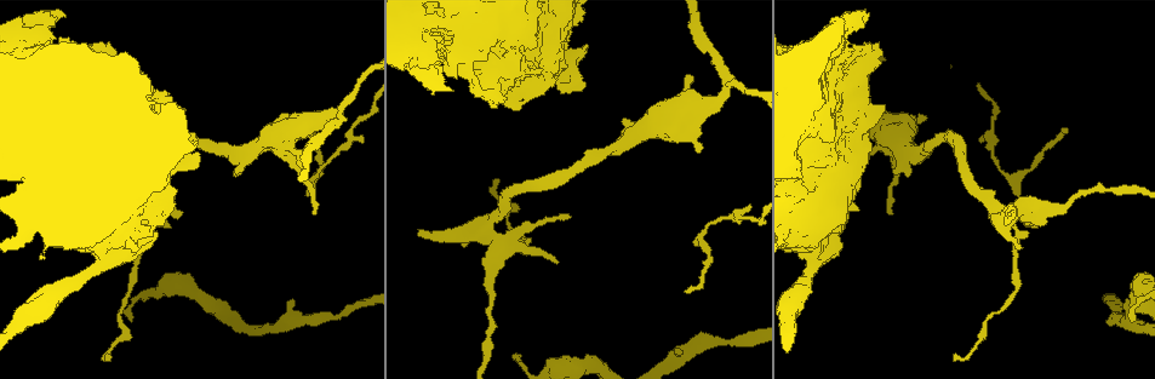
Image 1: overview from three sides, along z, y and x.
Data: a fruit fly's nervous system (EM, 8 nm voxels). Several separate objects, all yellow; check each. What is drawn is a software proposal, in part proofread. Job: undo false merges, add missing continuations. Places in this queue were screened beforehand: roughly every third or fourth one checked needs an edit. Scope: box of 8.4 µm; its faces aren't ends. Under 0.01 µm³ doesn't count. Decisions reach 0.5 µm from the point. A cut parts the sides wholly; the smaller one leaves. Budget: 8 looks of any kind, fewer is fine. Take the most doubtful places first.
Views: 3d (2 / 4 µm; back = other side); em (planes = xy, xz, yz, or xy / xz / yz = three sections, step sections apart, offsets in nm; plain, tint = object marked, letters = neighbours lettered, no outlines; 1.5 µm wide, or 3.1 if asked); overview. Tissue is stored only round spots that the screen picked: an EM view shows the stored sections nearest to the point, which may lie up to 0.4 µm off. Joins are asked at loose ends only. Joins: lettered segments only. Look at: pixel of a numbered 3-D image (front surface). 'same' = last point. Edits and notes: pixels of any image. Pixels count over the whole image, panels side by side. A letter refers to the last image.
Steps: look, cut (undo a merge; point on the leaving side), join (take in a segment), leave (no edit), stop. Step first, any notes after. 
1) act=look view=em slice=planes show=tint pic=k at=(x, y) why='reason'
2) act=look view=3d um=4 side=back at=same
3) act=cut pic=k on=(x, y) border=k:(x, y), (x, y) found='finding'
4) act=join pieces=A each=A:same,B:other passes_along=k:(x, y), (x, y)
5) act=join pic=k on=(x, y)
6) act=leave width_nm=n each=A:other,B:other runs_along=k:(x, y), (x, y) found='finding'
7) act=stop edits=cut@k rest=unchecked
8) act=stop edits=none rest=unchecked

act=look view=em slice=yz step=4 show=letters pic=1 at=(340, 112) why='small branch off a trunk'

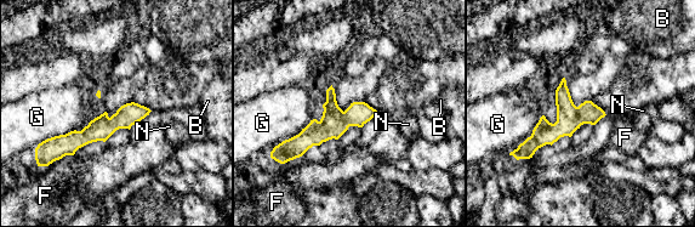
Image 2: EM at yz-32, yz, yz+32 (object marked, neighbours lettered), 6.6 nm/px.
act=leave longest_contact=G:500nm each=B:other,F:other,G:other,N:other border=2:(104, 111), (80, 130), (39, 143) found='one cell here'

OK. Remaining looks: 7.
act=look view=em slice=planes show=plain pic=1 at=(686, 293) why='tapers out'

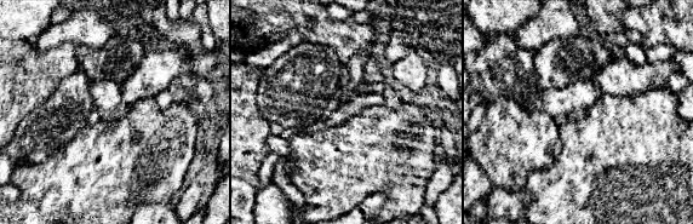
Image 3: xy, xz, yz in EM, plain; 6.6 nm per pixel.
act=look view=em slice=planes show=letters at=same why='what lies round it'

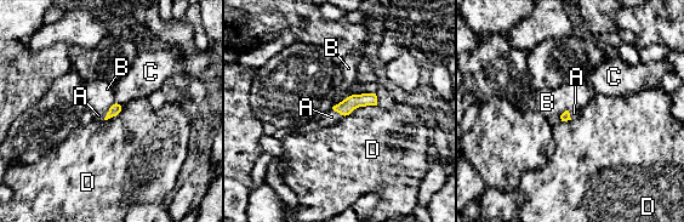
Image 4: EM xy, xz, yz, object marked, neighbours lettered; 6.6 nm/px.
act=join pieces=A longest_contact=D:240nm each=A:same,B:other,C:other,D:other passes_along=4:(346, 107), (338, 112), (331, 117) found='it goes on there'

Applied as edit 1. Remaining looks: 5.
act=look view=overview

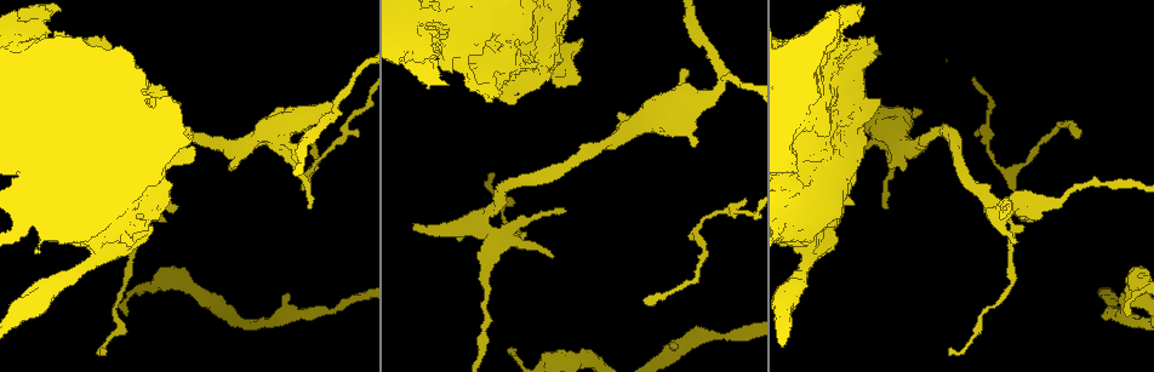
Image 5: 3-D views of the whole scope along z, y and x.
act=look view=em slice=planes show=letters pic=5 at=(678, 347) why='an open end'

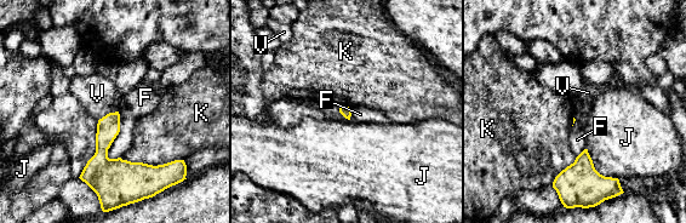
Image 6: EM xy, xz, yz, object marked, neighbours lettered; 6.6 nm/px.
act=leave longest_contact=K:420nm each=F:other,J:other,K:other,V:other runs_along=6:(175, 164), (150, 175), (84, 175) found='no lettered segment goes on from it'

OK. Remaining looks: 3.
act=stop edits=join@4 rest=unchecked

